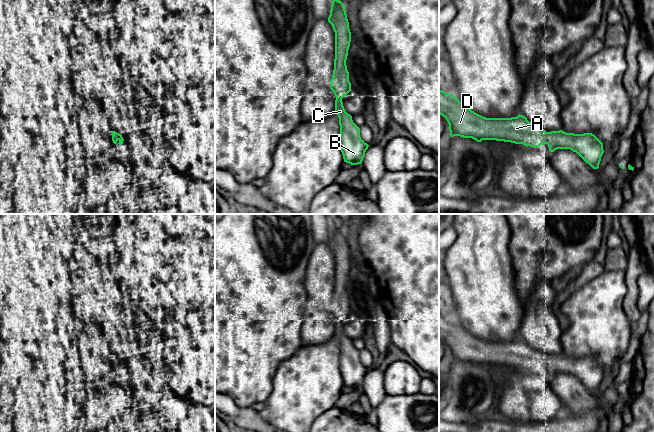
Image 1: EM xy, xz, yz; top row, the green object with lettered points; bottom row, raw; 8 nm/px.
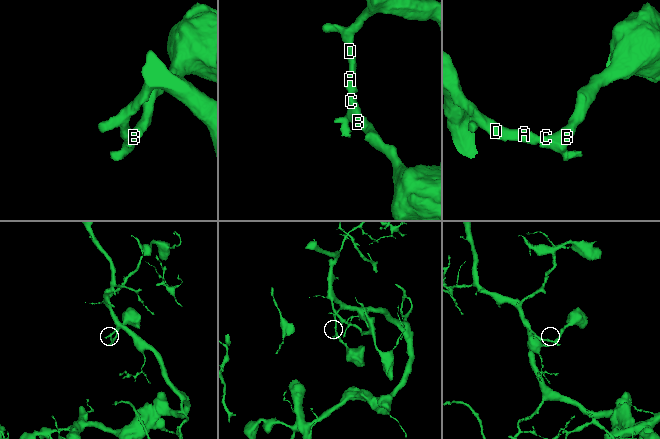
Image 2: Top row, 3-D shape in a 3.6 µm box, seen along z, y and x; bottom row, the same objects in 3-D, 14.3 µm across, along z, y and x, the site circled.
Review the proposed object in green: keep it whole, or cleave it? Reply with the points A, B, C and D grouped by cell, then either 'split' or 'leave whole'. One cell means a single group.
groups A B C D; leave whole

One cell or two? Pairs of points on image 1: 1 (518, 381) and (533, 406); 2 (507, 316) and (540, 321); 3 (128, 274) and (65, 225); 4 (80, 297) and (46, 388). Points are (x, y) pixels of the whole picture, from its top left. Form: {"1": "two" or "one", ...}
{"1": "one", "2": "two", "3": "two", "4": "two"}

